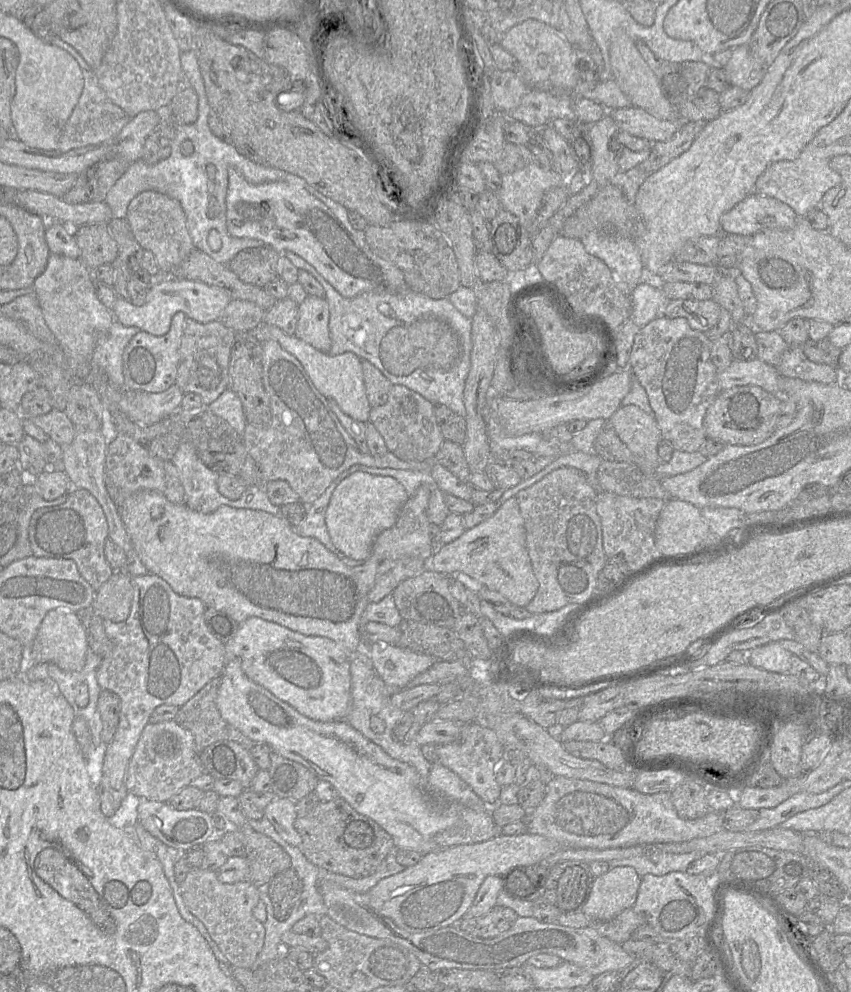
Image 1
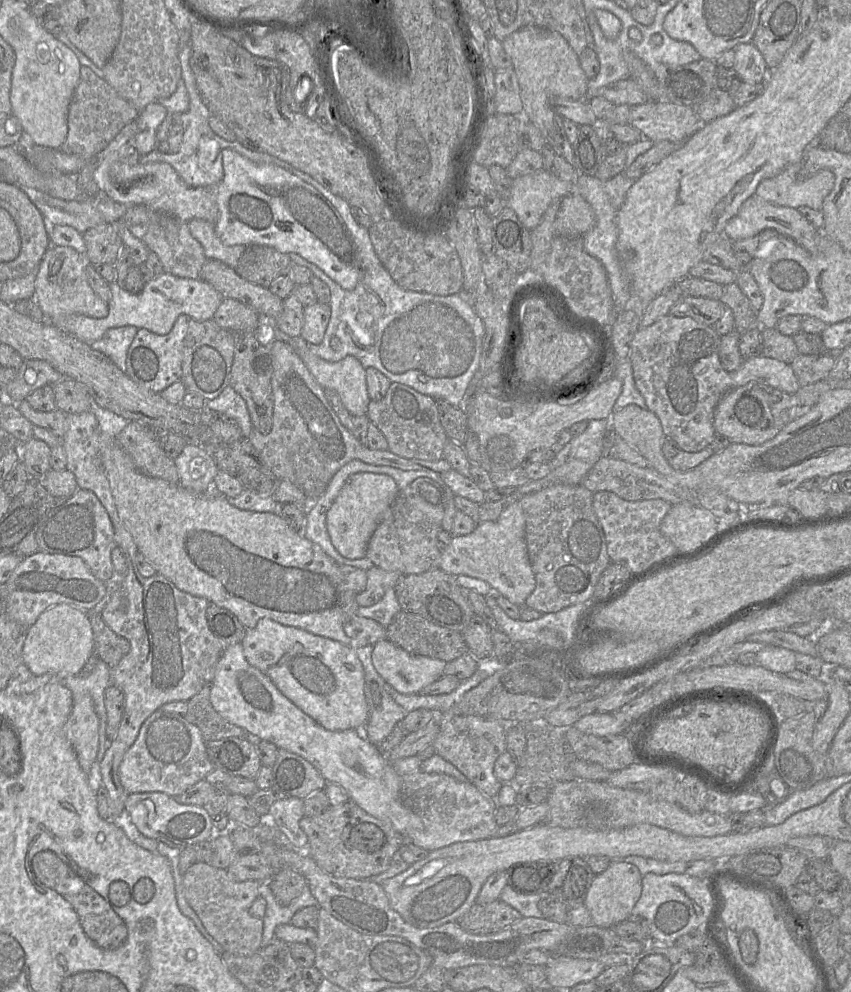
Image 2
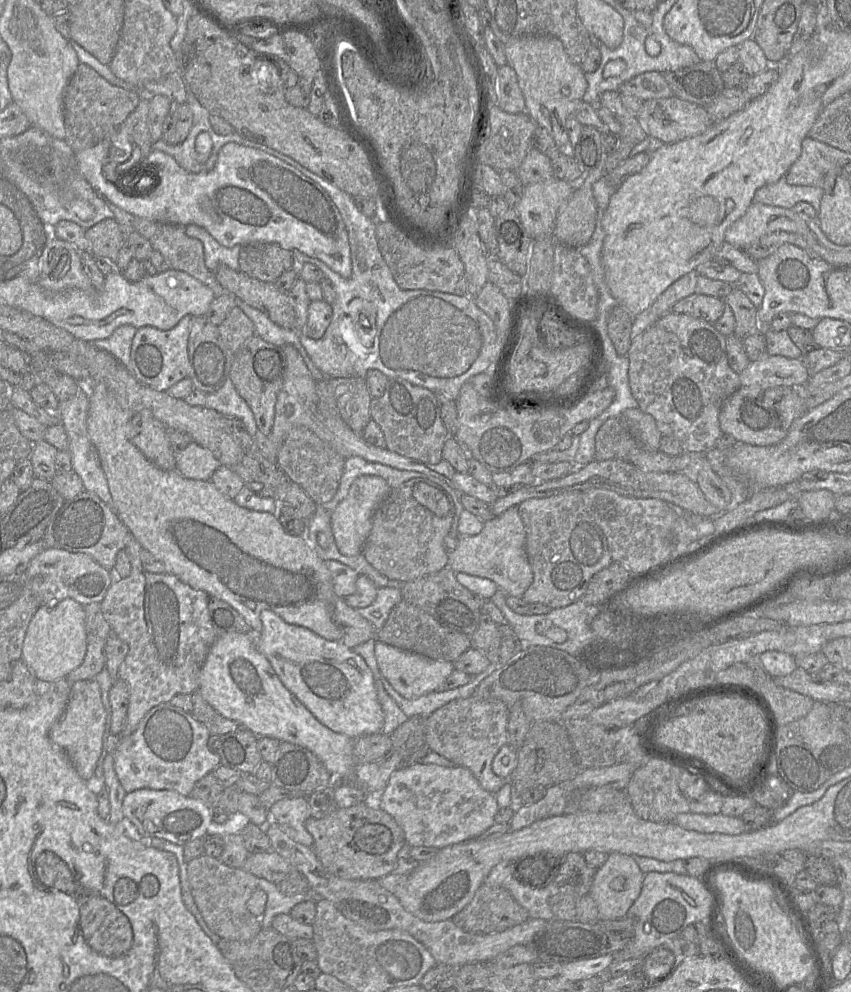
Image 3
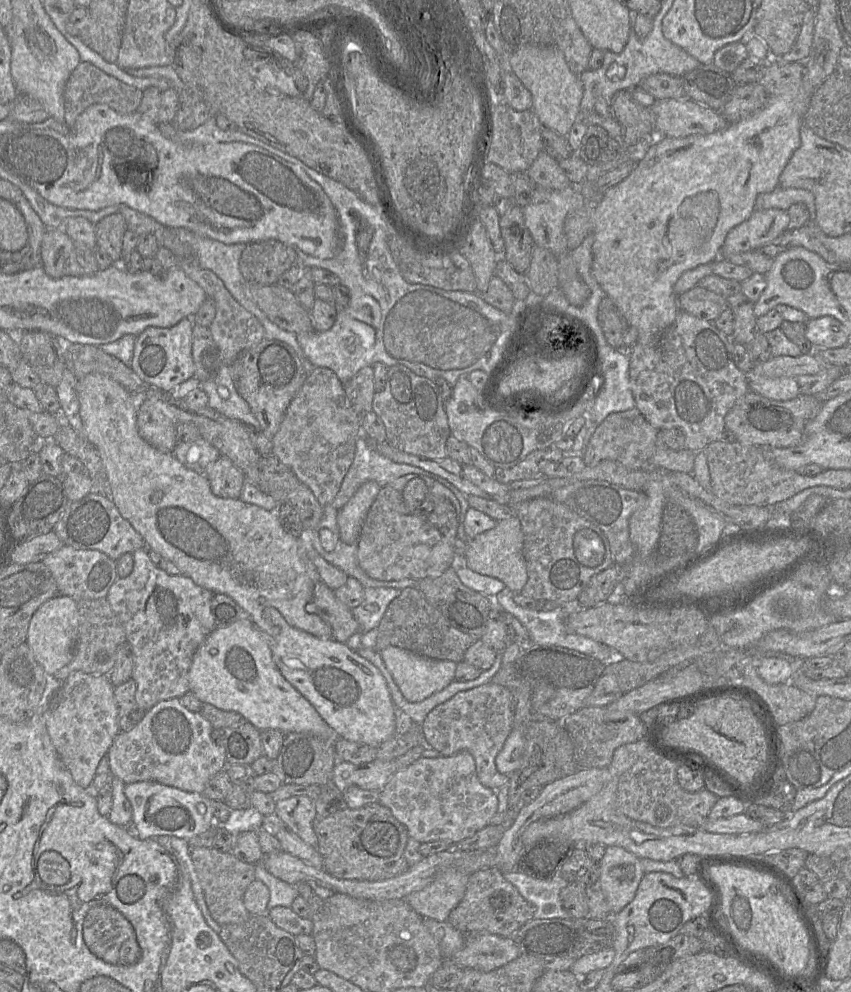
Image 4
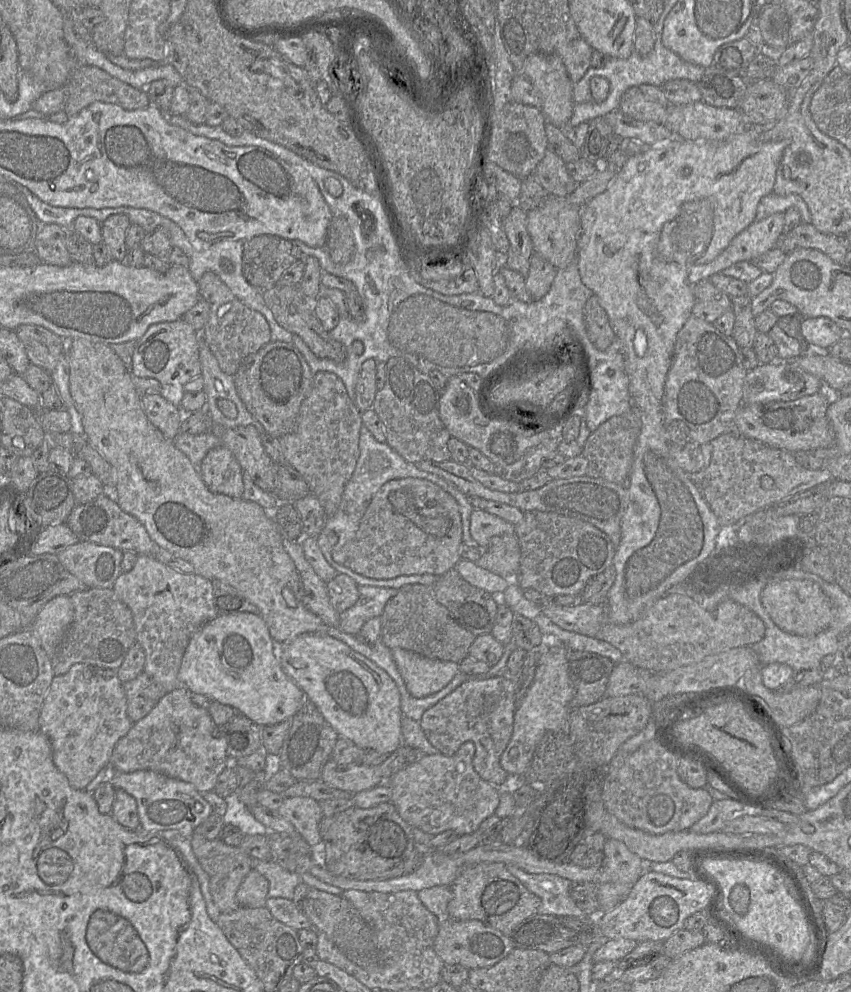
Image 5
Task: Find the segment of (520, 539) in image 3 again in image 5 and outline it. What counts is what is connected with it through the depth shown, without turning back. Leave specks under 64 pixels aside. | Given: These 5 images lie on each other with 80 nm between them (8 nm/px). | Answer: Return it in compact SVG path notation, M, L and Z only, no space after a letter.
M516 535L493 537L476 564L504 579L516 577L520 568L520 545Z

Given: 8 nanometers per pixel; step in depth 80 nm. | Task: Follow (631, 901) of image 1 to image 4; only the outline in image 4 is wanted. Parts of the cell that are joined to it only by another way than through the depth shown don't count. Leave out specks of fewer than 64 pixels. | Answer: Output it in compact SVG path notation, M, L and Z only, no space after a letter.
M607 846L599 863L599 878L597 886L603 893L610 914L620 912L635 897L641 879L644 876L640 859L620 846Z

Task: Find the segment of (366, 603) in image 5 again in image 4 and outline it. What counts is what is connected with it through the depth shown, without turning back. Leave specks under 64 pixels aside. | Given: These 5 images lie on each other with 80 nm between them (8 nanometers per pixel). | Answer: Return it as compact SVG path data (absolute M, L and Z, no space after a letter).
M364 588L363 602L351 610L360 627L358 634L378 628L388 605L400 593L400 590L392 588Z

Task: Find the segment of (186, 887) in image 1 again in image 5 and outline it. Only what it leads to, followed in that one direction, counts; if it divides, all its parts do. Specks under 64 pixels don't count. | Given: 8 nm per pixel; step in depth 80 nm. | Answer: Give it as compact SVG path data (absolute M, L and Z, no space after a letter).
M191 836L192 850L203 870L209 876L209 890L221 913L232 912L240 907L236 894L246 875L253 869L252 859L240 847L229 846L221 839L206 840Z

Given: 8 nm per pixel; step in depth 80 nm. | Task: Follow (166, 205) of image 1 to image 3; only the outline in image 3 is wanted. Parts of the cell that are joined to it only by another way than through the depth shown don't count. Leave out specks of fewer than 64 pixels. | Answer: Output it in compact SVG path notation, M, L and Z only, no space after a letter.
M135 217L133 231L150 242L153 250L158 251L163 256L165 261L169 264L170 269L185 272L199 280L213 291L215 298L226 293L217 281L214 272L210 271L205 265L202 243L197 239L188 237L185 233L185 227Z

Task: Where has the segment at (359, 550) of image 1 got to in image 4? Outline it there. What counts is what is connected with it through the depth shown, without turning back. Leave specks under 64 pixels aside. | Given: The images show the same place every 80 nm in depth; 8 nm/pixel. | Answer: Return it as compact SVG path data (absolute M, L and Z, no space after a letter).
M374 481L361 485L337 514L340 540L346 544L358 541L364 520L381 487Z

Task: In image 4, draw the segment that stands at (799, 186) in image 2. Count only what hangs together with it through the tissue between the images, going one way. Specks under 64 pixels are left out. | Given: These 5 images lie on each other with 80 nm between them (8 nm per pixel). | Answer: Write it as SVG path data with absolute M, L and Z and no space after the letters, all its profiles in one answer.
M777 186L773 191L761 193L756 198L755 209L763 210L777 208L787 210L796 203L803 203L807 206L810 214L810 221L816 217L814 194L801 188L783 188Z

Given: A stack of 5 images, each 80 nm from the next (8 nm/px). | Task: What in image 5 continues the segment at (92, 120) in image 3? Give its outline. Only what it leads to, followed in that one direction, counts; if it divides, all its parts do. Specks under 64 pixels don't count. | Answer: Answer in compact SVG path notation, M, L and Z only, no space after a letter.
M79 65L66 83L66 104L64 112L68 118L78 114L94 102L110 103L128 111L144 109L150 106L146 92L136 89L104 70L92 65Z

